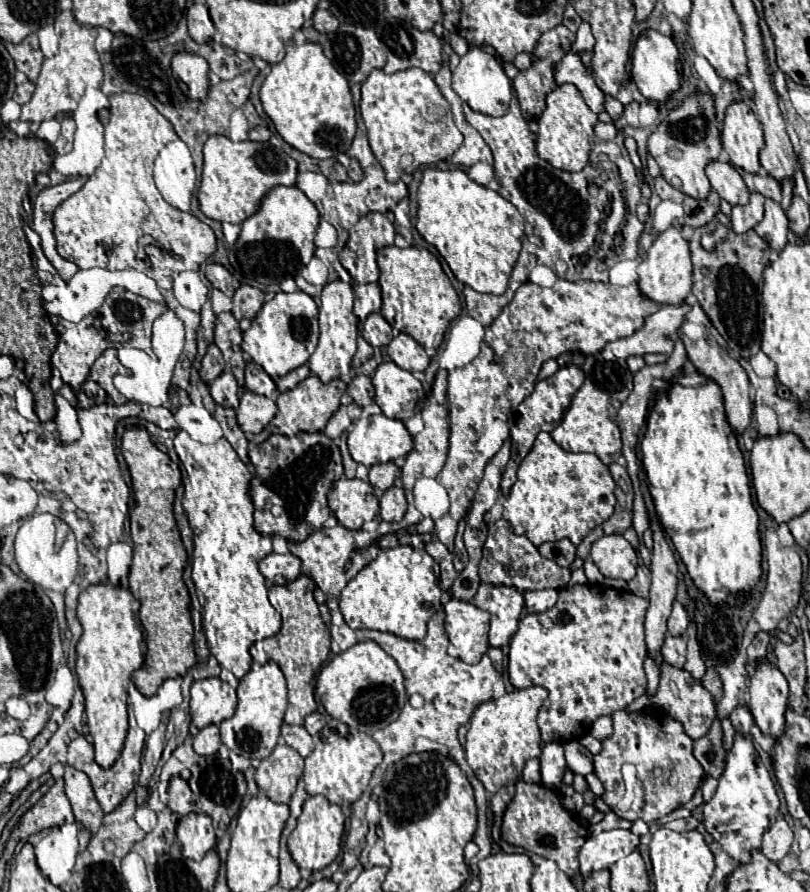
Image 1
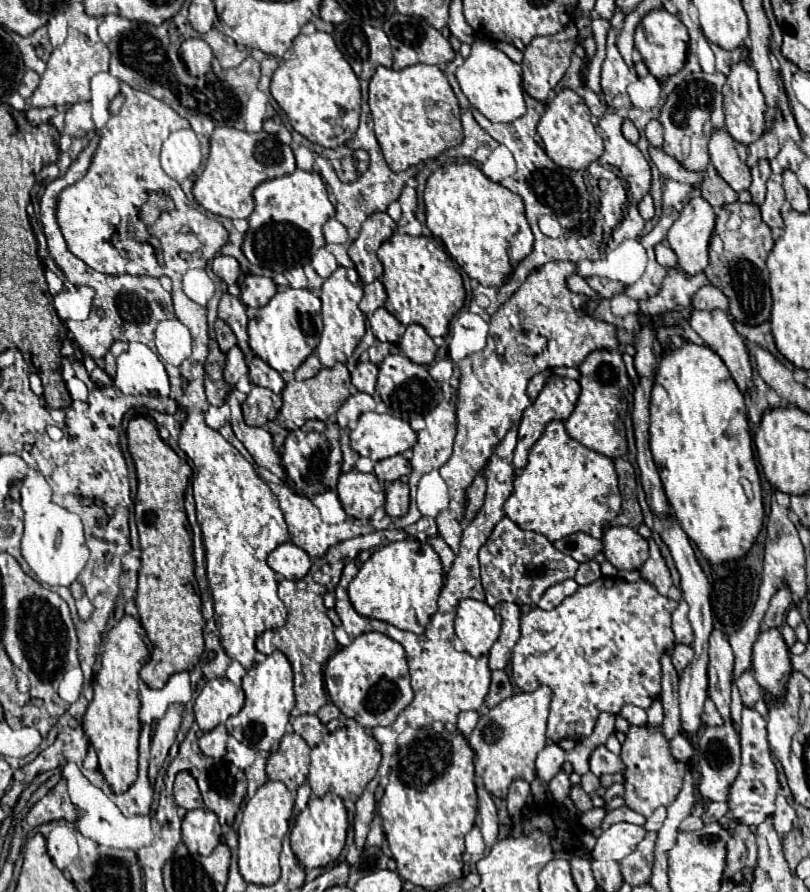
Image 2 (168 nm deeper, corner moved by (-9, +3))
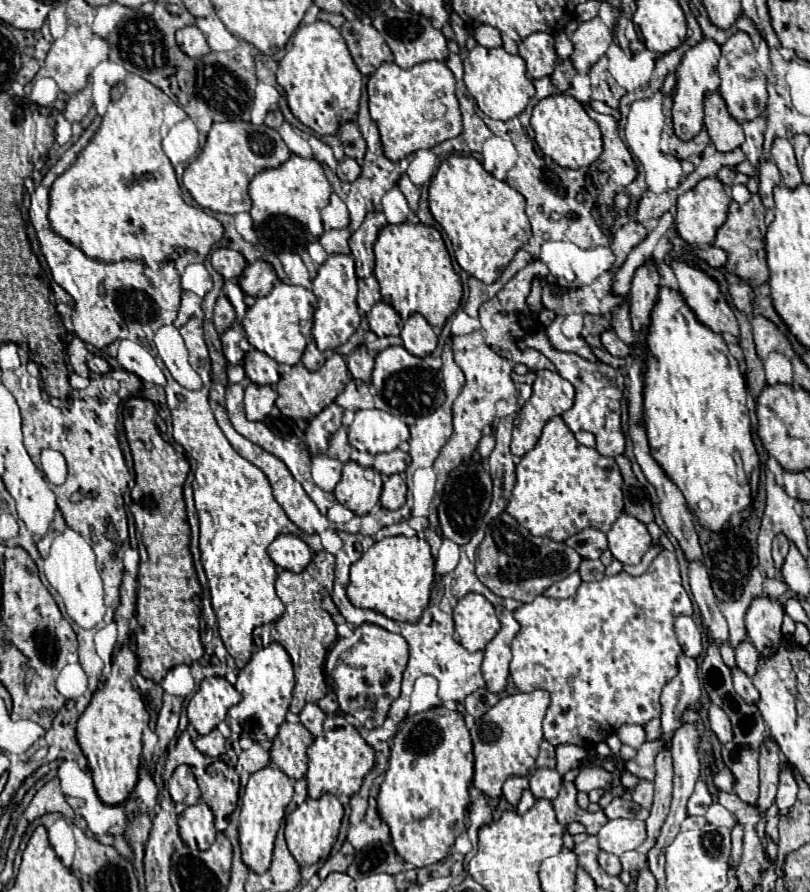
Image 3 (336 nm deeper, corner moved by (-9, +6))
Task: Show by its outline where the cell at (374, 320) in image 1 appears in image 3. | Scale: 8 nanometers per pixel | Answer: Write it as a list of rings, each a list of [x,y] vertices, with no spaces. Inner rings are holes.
[[[379,301],[373,305],[373,309],[367,313],[367,321],[371,325],[371,331],[379,337],[399,335],[399,331],[401,331],[399,313],[391,305],[387,305],[385,301]]]

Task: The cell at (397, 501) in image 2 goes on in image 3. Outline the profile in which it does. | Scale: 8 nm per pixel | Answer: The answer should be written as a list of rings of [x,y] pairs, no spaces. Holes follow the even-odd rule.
[[[389,475],[385,477],[383,483],[383,493],[381,493],[381,505],[385,509],[399,509],[405,505],[405,495],[407,495],[407,485],[401,479],[401,475]]]

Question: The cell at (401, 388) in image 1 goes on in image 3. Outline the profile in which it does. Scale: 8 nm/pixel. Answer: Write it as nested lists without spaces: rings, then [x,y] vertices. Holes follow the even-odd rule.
[[[391,345],[375,357],[371,383],[375,385],[377,395],[389,405],[389,413],[397,417],[429,415],[443,403],[443,387],[439,371],[431,369],[421,357],[411,355],[403,345]]]

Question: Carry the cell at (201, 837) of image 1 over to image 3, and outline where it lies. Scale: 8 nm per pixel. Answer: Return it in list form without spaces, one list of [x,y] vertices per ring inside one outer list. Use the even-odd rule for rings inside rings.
[[[203,801],[187,807],[179,815],[179,835],[185,843],[197,843],[201,851],[209,849],[215,843],[217,829],[213,825],[213,813]]]

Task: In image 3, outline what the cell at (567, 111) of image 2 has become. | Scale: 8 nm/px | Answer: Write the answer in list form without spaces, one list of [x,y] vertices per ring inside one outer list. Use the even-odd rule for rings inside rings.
[[[563,93],[545,97],[533,107],[531,127],[535,131],[535,143],[539,145],[539,149],[561,167],[567,167],[567,169],[587,167],[603,151],[599,125],[585,113],[583,105],[577,99],[567,97]]]

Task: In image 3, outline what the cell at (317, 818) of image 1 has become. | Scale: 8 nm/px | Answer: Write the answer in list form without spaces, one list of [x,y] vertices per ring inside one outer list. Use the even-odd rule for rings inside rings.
[[[331,793],[319,797],[319,799],[311,799],[307,797],[293,813],[287,815],[285,819],[285,841],[287,847],[293,855],[293,859],[299,865],[313,865],[317,861],[325,861],[333,843],[337,841],[337,833],[339,833],[339,825],[341,825],[341,817],[343,817],[343,805],[339,803],[339,799]]]

